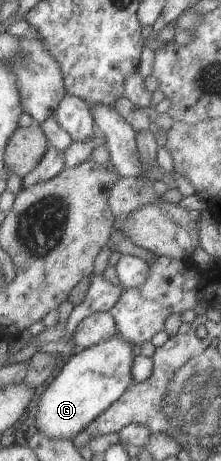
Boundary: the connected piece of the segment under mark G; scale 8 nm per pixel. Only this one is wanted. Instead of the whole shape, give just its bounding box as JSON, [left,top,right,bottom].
[36,334,132,439]

